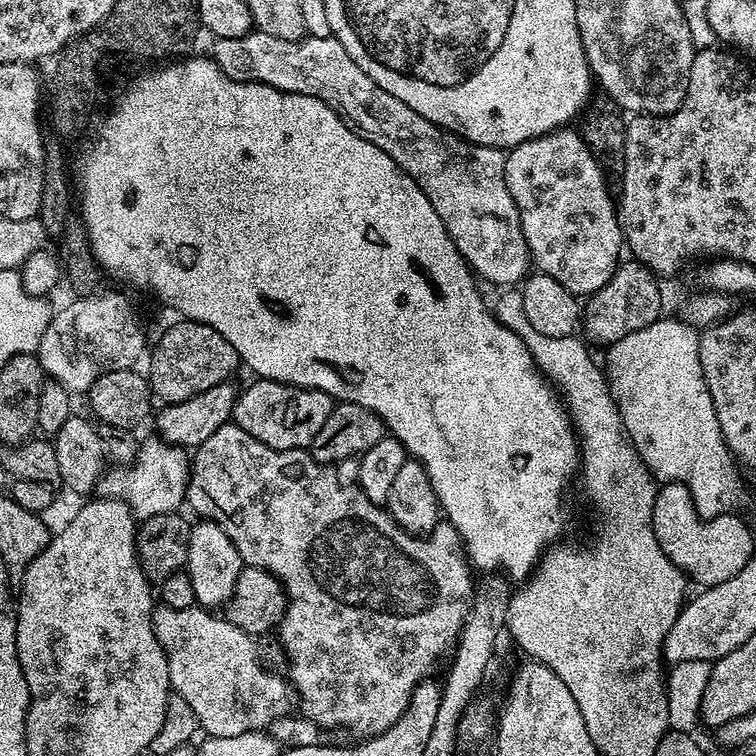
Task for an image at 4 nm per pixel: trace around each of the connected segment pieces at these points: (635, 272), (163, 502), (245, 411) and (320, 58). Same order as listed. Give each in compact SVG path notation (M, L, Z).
M629 259L621 263L610 278L610 282L606 282L602 290L593 292L587 297L582 308L583 335L593 345L596 343L611 346L626 338L626 334L634 334L634 330L642 330L653 324L655 320L661 319L659 283L661 284L661 281L656 273L651 272L639 260Z
M153 438L139 445L136 459L130 466L112 466L100 477L98 492L101 497L123 500L132 515L141 521L151 516L175 512L185 503L188 495L190 456L185 449Z
M256 378L251 382L253 384L236 397L234 422L237 426L278 452L311 449L318 430L322 430L322 426L326 426L326 418L330 418L334 407L332 397L317 388L296 388L293 384L279 384L277 380Z
M253 30L242 38L216 40L213 45L211 55L216 65L230 78L249 80L255 84L274 86L283 92L297 92L318 98L344 117L361 136L374 142L378 150L386 150L386 154L390 154L390 158L398 162L400 169L416 183L422 194L430 198L430 206L438 210L438 218L442 218L454 246L458 246L462 258L481 281L504 284L500 286L516 286L529 275L530 261L526 238L522 234L518 210L514 206L514 198L510 198L510 190L504 177L505 149L472 144L422 118L422 114L414 114L414 110L410 110L406 102L398 102L394 94L386 94L386 90L382 90L382 86L378 86L378 82L374 82L370 74L365 74L362 66L358 66L358 62L354 62L354 58L346 54L342 42L338 42L333 35L324 38L308 36L302 40L283 40L274 38L274 34Z

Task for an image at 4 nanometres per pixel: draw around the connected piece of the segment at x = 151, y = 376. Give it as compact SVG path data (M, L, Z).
M181 319L180 324L172 324L160 336L156 345L151 345L152 361L146 369L146 377L151 385L151 393L157 401L165 405L181 404L212 386L227 384L233 379L236 368L241 367L240 355L209 324L197 320Z

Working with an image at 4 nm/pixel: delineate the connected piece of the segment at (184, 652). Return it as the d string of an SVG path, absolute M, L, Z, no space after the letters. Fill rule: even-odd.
M160 604L153 611L152 625L154 634L166 654L168 663L168 682L175 695L186 698L190 710L198 718L201 729L208 736L230 738L234 734L247 732L263 732L271 729L278 718L289 715L288 708L294 704L294 696L290 684L283 675L267 672L256 657L256 642L248 633L238 630L223 615L215 611L193 606L186 610L174 610L170 606Z

